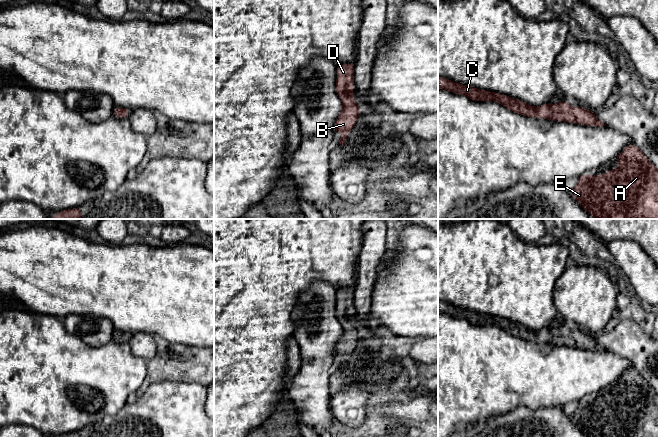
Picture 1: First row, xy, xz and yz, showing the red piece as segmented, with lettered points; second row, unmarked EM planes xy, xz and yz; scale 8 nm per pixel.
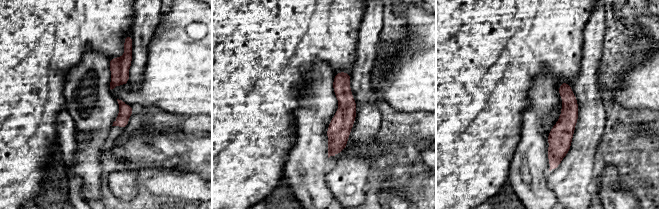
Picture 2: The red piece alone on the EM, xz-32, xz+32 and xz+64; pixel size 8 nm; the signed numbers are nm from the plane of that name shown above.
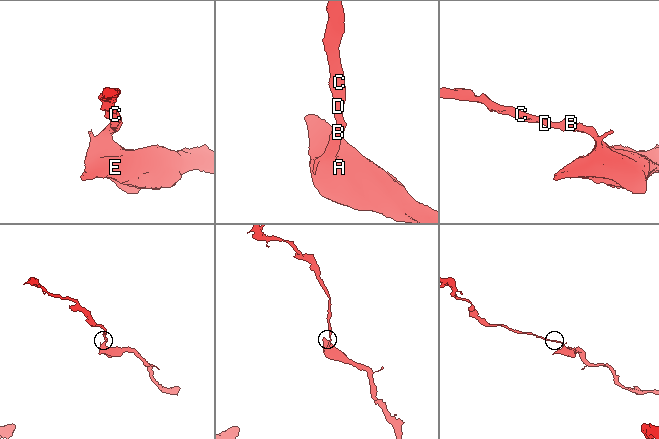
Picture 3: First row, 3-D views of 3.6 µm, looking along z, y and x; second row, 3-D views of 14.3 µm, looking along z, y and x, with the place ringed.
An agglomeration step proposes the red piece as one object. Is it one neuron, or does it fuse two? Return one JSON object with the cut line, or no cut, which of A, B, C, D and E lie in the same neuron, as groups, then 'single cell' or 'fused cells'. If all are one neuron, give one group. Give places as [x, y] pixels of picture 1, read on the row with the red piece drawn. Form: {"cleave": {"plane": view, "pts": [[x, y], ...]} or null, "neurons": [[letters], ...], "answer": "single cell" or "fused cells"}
{"cleave": null, "neurons": [["A", "B", "C", "D", "E"]], "answer": "single cell"}

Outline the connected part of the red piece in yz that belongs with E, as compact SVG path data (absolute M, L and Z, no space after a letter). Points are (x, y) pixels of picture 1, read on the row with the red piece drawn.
M631 143L627 145L620 154L615 157L615 160L619 162L619 166L614 171L613 169L609 168L607 170L606 175L593 175L591 178L589 177L588 173L583 173L579 176L579 180L577 185L571 190L571 194L573 198L578 201L581 206L590 213L595 218L601 219L658 219L658 169L653 165L652 162L645 156L645 154L634 144Z

